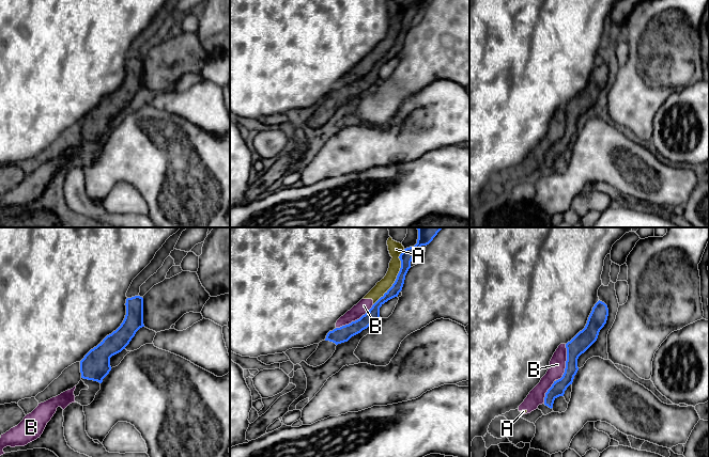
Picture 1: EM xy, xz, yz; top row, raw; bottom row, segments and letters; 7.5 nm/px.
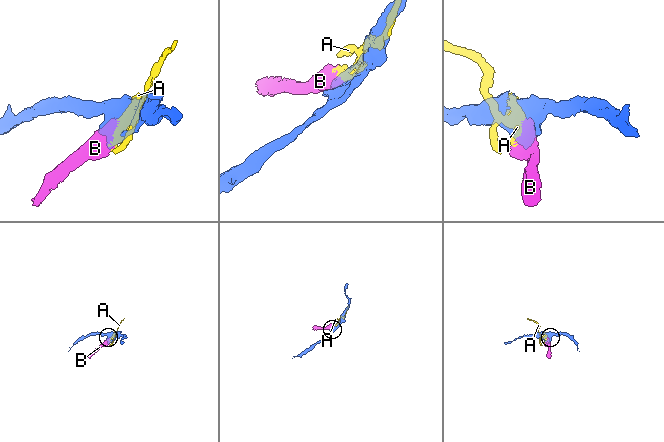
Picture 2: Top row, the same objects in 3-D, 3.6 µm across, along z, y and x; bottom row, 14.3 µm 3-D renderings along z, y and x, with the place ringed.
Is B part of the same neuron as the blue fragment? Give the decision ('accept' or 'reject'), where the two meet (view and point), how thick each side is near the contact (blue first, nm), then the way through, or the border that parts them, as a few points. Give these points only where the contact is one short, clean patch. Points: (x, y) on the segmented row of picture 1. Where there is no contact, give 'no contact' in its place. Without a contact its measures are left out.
reject; meets blue in xz at (355, 320); 120 nm thick on the blue side, 100 nm on the other

